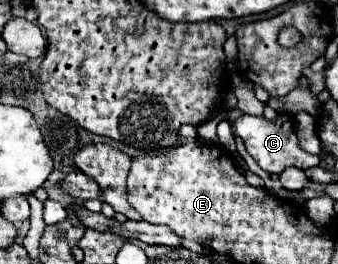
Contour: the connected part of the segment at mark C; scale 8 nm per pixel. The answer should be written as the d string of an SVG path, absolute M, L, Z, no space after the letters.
M241 114L231 122L231 132L233 132L233 136L239 136L243 140L249 156L259 164L261 170L265 170L269 174L281 174L289 166L305 170L305 168L317 166L321 162L319 156L313 156L301 148L299 138L295 134L295 122L289 114L279 114L275 120L265 120L263 116Z

